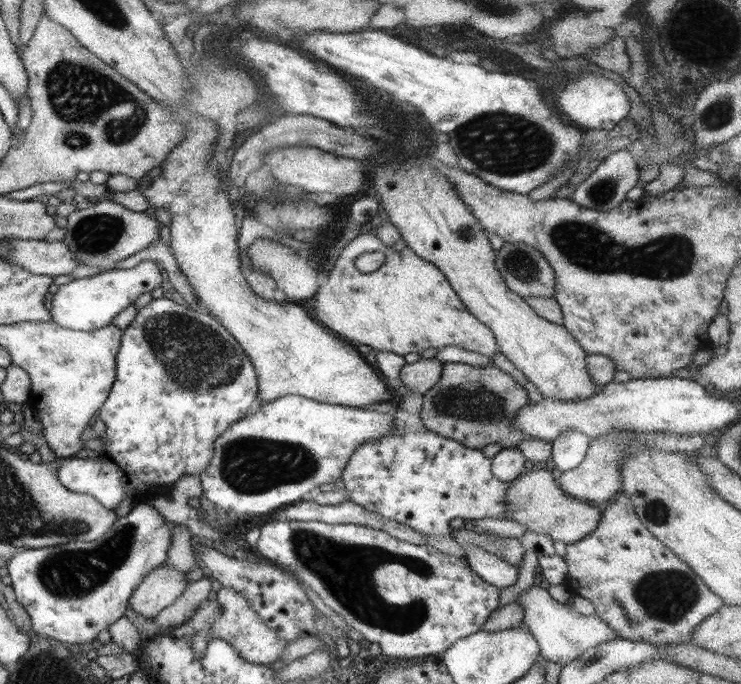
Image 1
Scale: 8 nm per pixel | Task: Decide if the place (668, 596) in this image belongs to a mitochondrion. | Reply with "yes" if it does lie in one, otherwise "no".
yes

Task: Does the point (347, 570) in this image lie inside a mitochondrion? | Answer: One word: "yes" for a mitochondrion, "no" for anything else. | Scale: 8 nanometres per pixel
yes

